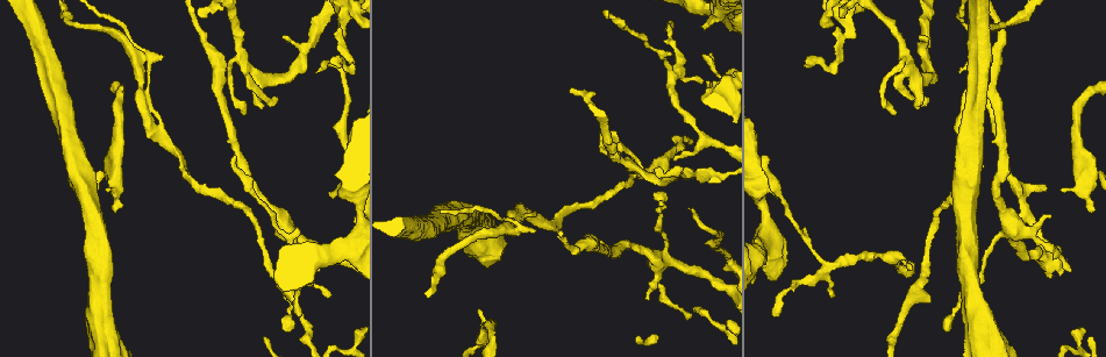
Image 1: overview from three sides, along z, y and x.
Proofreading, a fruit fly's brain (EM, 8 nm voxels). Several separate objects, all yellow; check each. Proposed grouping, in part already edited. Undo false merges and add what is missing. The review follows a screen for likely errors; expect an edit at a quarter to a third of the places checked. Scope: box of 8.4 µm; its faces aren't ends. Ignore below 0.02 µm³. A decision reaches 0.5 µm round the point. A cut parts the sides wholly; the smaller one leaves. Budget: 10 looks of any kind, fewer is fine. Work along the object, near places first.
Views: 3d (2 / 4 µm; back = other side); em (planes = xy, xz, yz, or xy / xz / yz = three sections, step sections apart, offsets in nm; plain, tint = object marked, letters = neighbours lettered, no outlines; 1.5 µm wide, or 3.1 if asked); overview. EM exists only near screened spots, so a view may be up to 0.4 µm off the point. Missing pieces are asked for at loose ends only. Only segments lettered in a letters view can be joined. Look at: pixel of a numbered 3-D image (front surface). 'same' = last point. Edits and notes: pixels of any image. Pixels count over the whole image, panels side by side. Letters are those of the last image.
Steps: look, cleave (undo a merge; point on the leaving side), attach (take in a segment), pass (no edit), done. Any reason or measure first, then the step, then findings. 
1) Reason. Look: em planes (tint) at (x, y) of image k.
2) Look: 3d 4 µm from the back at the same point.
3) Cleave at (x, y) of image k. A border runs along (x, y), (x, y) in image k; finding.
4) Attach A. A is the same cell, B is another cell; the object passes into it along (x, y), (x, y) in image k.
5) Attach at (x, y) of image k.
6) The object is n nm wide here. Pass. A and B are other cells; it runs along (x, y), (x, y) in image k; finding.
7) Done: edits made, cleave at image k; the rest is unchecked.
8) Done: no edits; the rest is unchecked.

Small branch off a trunk. Look: 3d 2 µm from the back at (712, 90) of image 1.

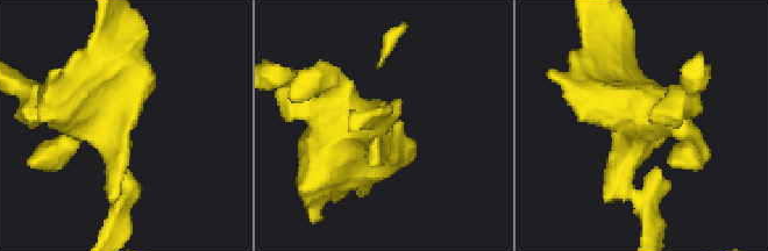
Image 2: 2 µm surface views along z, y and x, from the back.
4 arms meet here; need the tissue. Look: em planes (letters) at (118, 154) of image 2.

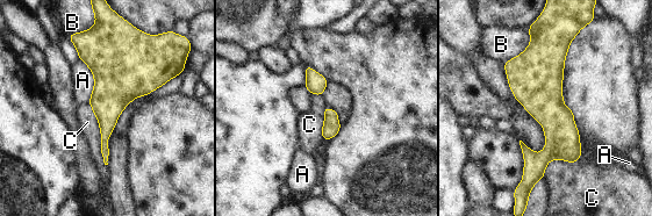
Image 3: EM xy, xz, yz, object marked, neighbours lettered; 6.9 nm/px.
The object is 280 nm wide here. Pass. A, B and C are other cells; a border runs along (88, 102), (106, 165) in image 3; all the same neuron.

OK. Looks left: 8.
Stops while still wide. Look: 3d 2 µm at (331, 191) of image 1.

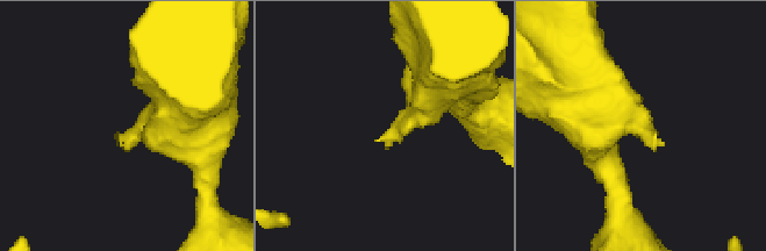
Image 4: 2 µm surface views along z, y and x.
Shape alone is not enough. Look: em xy step 8 (tint) at (115, 136) of image 4.

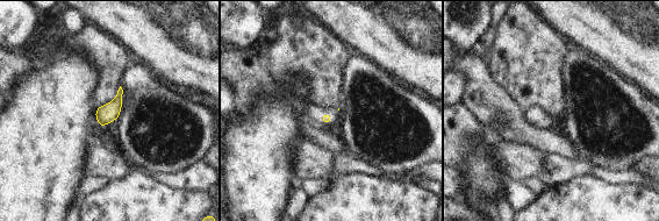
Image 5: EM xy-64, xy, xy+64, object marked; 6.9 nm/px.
Cut it another way. Look: em planes (letters) at the same point.

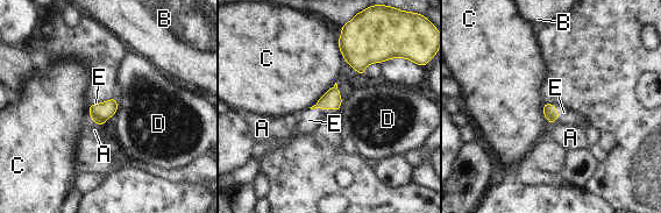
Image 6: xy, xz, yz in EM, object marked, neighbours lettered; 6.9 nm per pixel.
Attach E. E is the same cell, A, B, C and D are other cells; the object passes into it along (332, 99), (324, 108), (308, 120) in image 6; it goes on there.

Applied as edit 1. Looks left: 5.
Sharp bend. Look: 3d 4 µm at (629, 166) of image 1.

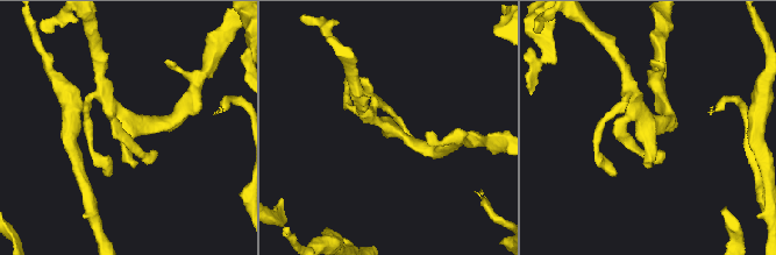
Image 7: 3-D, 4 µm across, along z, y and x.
Look: em xy step 8 (plain) at (648, 123) of image 7.

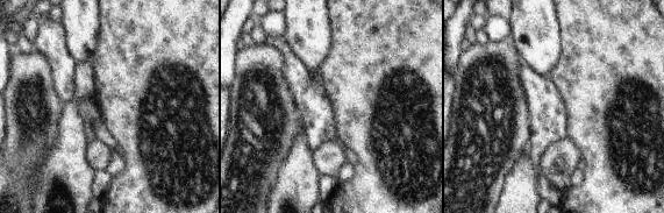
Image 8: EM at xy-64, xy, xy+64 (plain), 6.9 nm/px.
See the neighbours. Look: em xy step 8 (letters) at the same point.

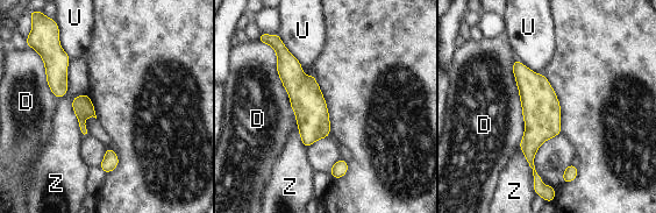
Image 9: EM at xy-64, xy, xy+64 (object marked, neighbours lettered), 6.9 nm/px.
The object is 220 nm wide here. Pass. D, U and Z are other cells; it runs along (517, 64), (534, 89), (530, 161) in image 9; all the same neuron.

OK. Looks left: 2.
Look: em planes (tint) at (880, 254) of image 1.

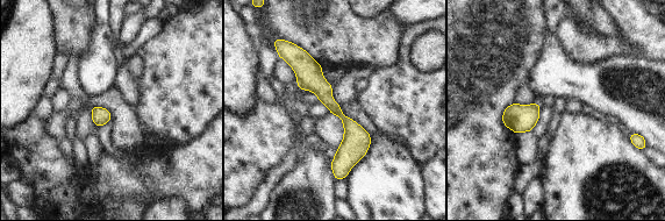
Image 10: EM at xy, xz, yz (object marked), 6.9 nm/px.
See the neighbours. Look: em planes (letters) at the same point.

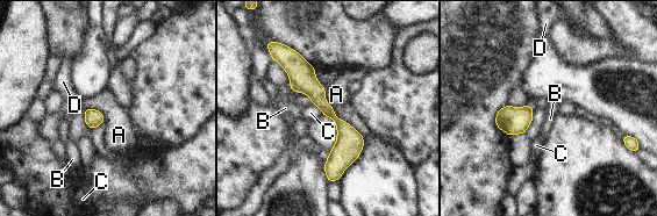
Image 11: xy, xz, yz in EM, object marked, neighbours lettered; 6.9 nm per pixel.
Pass. A, B, C and D are other cells; it runs along (284, 58), (343, 128), (334, 178) in image 11; continuous, no second neuron.

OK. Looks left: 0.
Done: edits made, attach at image 6; the rest is unchecked.

